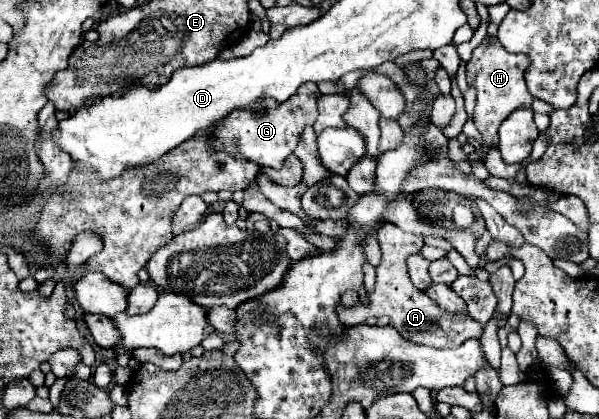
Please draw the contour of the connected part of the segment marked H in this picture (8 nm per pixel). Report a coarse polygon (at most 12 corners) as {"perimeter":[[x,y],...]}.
{"perimeter":[[483,39],[467,63],[475,127],[495,145],[499,125],[529,109],[529,59]]}

